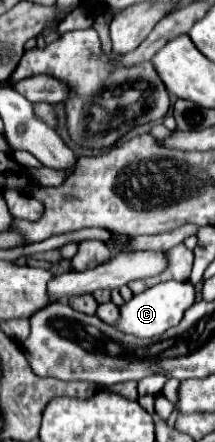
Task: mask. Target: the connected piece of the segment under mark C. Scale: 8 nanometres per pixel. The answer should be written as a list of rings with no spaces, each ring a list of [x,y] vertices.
[[[167,280],[161,282],[157,286],[147,288],[141,294],[135,294],[129,302],[125,302],[125,306],[121,308],[121,318],[117,328],[121,332],[133,334],[133,336],[141,336],[141,338],[153,338],[161,332],[165,332],[167,328],[175,326],[187,308],[191,308],[191,304],[195,302],[195,288],[191,282],[177,282],[177,280]]]

